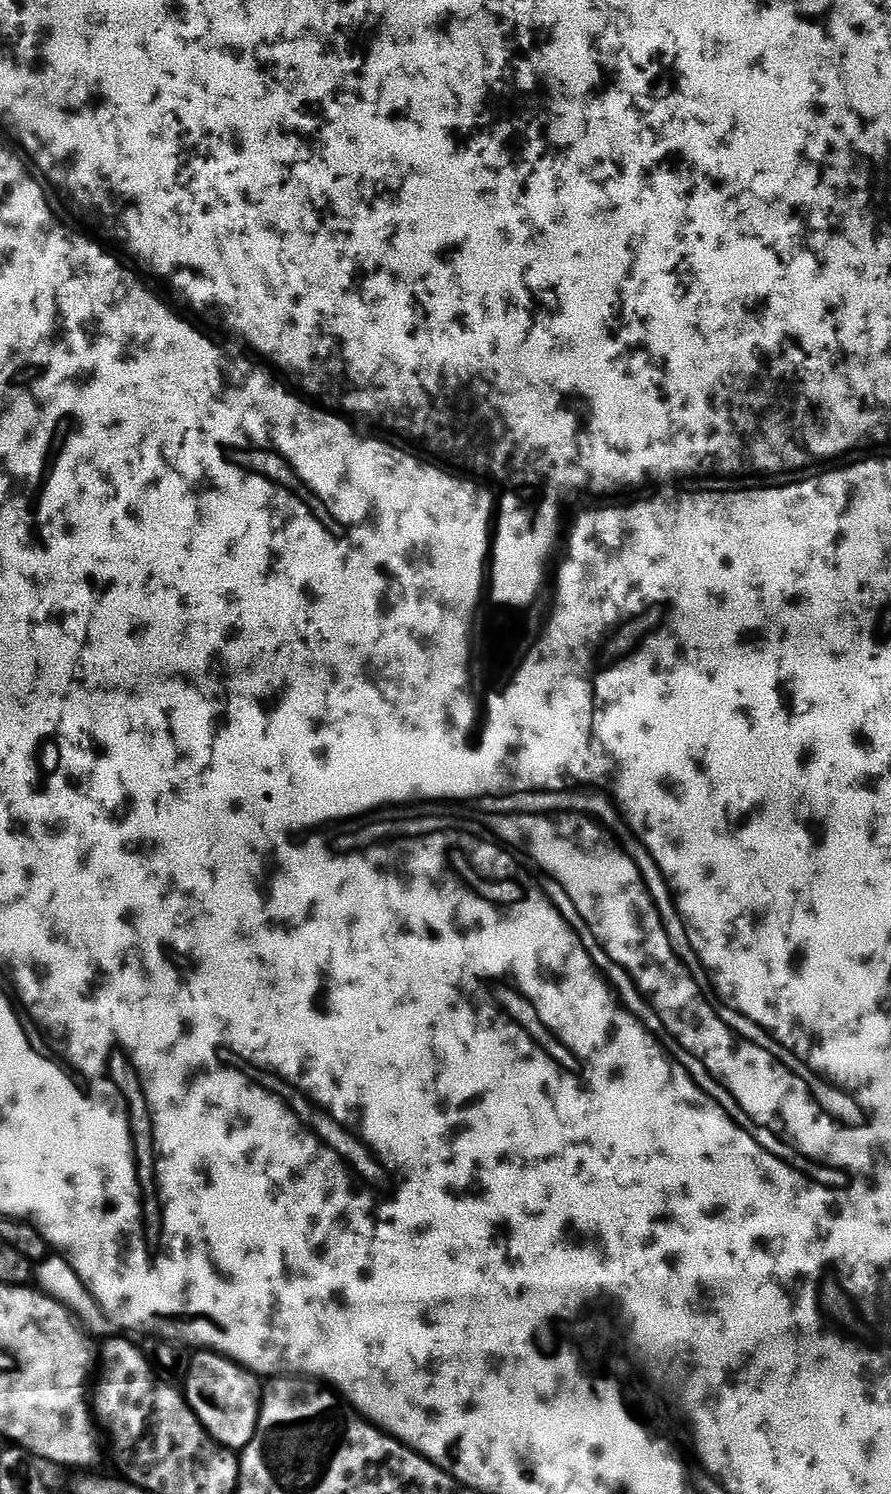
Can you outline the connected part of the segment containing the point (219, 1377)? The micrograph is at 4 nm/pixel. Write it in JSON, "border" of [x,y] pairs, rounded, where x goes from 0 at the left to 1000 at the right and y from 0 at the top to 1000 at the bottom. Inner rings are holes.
{"border":[[[224,904],[211,916],[211,924],[204,931],[224,954],[248,969],[272,971],[283,965],[292,948],[294,926],[284,919],[245,905]]]}

